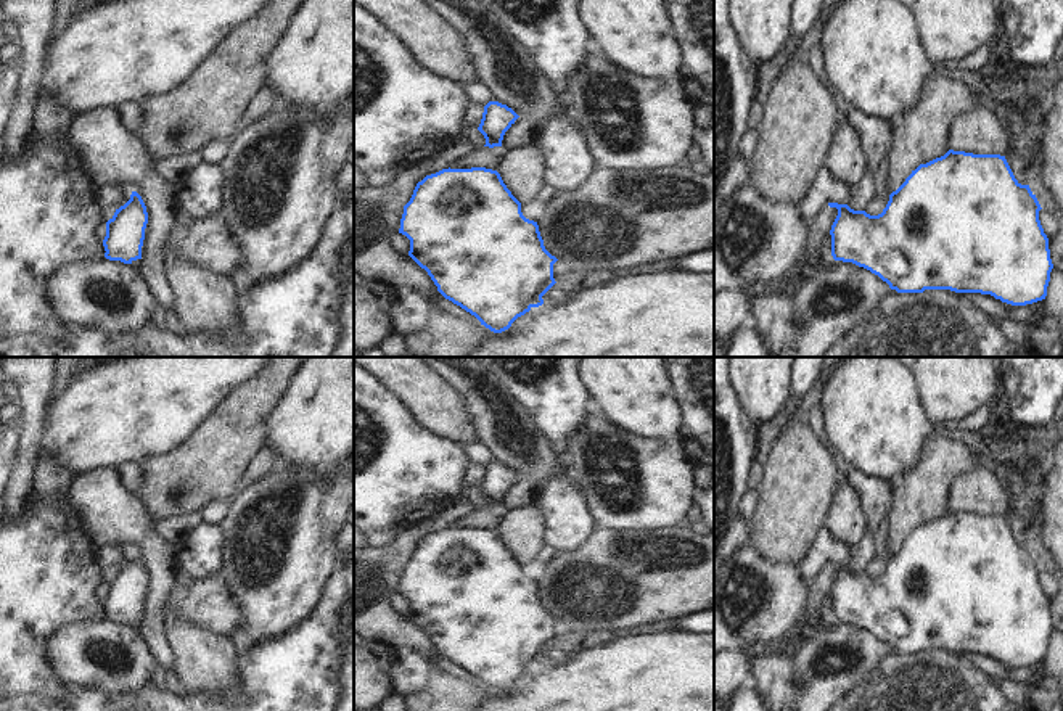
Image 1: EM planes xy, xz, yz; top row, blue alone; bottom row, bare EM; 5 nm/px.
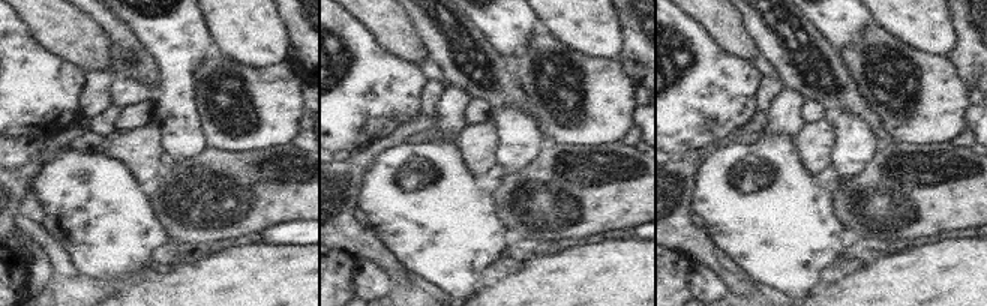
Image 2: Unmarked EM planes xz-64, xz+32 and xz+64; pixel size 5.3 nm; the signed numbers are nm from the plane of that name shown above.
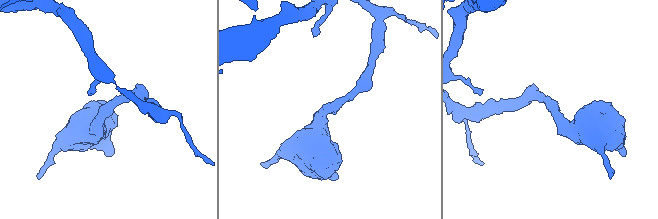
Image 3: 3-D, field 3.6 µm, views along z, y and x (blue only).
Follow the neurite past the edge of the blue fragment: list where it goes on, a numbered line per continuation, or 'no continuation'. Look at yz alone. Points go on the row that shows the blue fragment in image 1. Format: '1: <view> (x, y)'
no continuation

